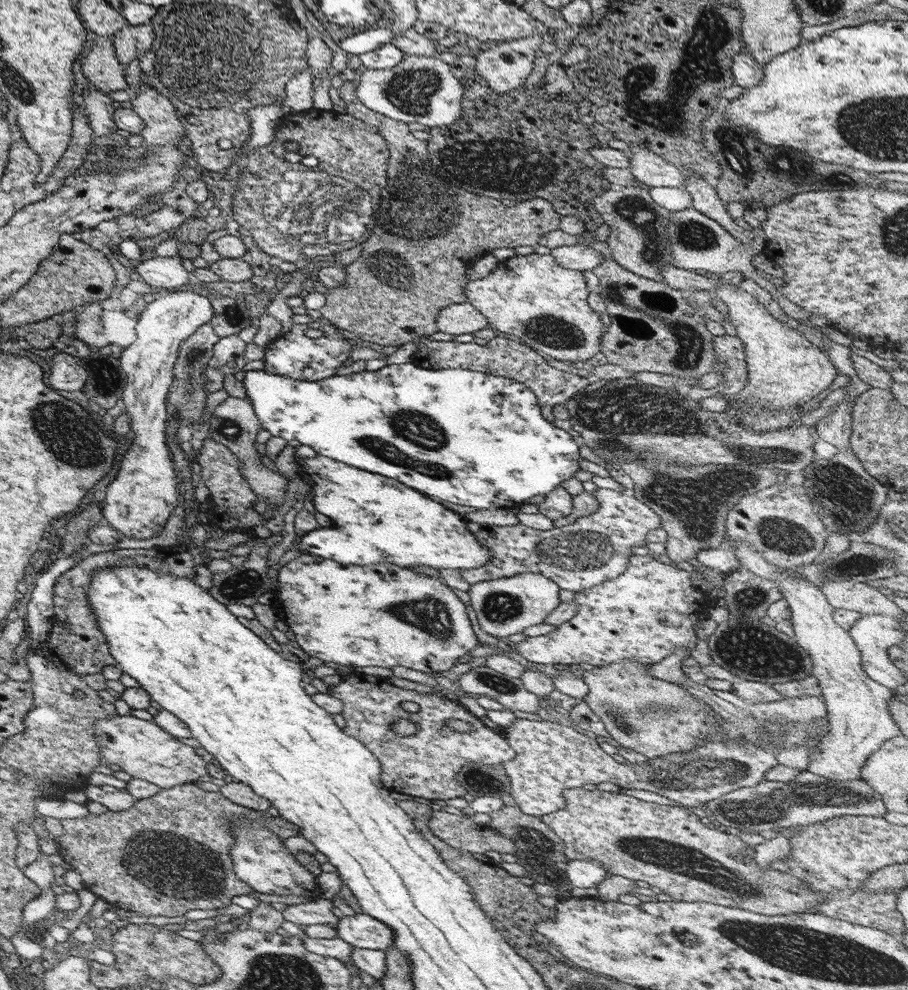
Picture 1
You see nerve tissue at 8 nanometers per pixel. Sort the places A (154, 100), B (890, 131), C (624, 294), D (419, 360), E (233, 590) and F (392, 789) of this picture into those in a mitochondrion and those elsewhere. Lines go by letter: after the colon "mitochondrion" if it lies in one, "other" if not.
A: mitochondrion
B: mitochondrion
C: mitochondrion
D: other
E: mitochondrion
F: other

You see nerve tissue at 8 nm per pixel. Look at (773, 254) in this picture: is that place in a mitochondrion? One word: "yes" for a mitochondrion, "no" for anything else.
no

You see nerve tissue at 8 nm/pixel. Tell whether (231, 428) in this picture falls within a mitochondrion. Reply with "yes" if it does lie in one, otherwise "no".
yes

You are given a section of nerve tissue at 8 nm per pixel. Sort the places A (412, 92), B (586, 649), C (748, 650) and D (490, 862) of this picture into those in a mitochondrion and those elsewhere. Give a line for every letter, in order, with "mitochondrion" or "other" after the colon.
A: mitochondrion
B: other
C: mitochondrion
D: other

